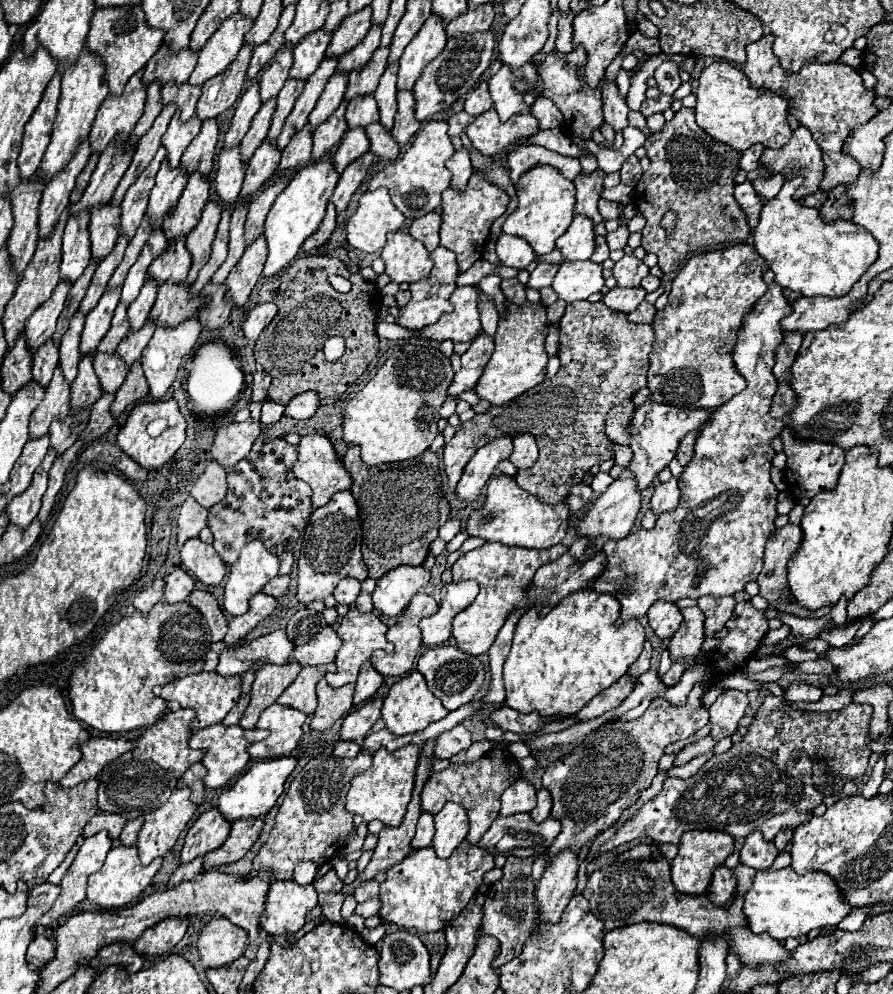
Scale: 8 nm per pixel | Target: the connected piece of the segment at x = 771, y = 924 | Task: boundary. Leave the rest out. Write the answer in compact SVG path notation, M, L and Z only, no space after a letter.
M788 866L782 870L756 872L750 890L744 894L742 912L748 928L754 934L768 934L770 938L782 942L788 938L798 938L800 934L808 934L814 928L840 924L846 914L850 914L850 906L842 900L836 882L828 874L808 872L798 876Z

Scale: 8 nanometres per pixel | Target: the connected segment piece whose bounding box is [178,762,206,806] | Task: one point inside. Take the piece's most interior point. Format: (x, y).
(192, 778)

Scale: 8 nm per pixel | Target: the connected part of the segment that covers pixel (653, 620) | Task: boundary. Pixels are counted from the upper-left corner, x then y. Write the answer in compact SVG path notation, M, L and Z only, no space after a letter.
M658 600L648 610L648 622L658 638L672 638L682 624L682 614L674 602Z

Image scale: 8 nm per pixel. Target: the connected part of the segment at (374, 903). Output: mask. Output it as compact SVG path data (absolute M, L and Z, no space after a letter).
M372 898L372 900L366 900L362 904L356 906L356 914L360 914L362 918L370 918L370 916L380 916L380 898Z

